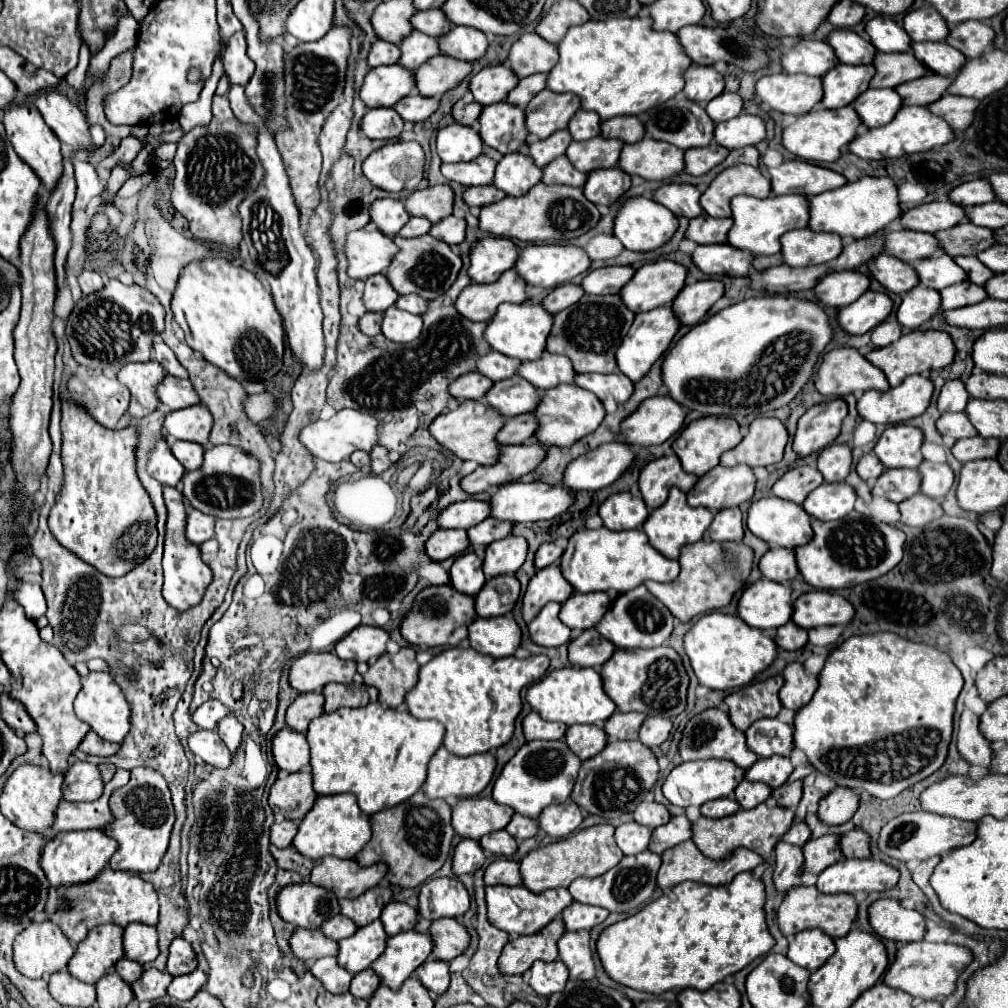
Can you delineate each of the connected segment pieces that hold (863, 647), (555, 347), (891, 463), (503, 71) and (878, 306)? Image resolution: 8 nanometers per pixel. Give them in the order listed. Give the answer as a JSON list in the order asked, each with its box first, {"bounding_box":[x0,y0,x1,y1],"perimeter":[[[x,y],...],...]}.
[{"bounding_box":[794,633,964,799],"perimeter":[[[874,633],[874,635],[850,637],[830,653],[830,657],[828,657],[828,661],[826,661],[826,665],[824,665],[824,669],[820,673],[820,685],[818,685],[814,697],[810,699],[810,703],[804,709],[796,711],[796,717],[794,717],[794,747],[802,749],[806,753],[806,757],[808,757],[808,763],[818,773],[830,777],[836,785],[848,787],[848,789],[854,789],[854,791],[868,791],[876,799],[892,799],[900,791],[912,787],[914,783],[926,779],[928,775],[932,775],[934,771],[938,771],[942,767],[942,763],[944,763],[944,759],[948,755],[950,739],[952,739],[954,703],[956,703],[956,697],[962,691],[962,685],[964,685],[964,679],[962,679],[960,671],[956,669],[956,665],[952,663],[952,659],[946,653],[938,651],[936,647],[932,647],[932,645],[914,643],[914,641],[908,641],[908,639],[904,639],[904,637],[896,635],[896,633]]]},{"bounding_box":[546,295,634,373],"perimeter":[[[584,295],[576,305],[552,315],[552,331],[548,335],[546,351],[566,355],[572,359],[576,373],[614,373],[616,349],[634,321],[634,313],[624,307],[618,295]]]},{"bounding_box":[874,423,920,467],"perimeter":[[[900,423],[890,425],[878,439],[874,453],[884,467],[918,467],[920,457],[920,429]]]},{"bounding_box":[470,65,518,107],"perimeter":[[[490,65],[470,79],[470,91],[474,95],[474,101],[486,107],[504,101],[506,95],[516,87],[516,83],[518,77],[512,73],[510,67]]]},{"bounding_box":[836,291,892,335],"perimeter":[[[866,291],[848,307],[838,309],[836,321],[850,335],[862,335],[880,325],[892,311],[892,299],[886,293]]]}]

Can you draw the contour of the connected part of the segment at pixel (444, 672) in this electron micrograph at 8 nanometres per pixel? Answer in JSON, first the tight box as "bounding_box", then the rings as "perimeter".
{"bounding_box":[404,647,548,755],"perimeter":[[[450,647],[420,667],[418,683],[406,693],[404,703],[414,717],[436,719],[446,727],[444,747],[452,755],[484,753],[510,741],[514,721],[522,709],[522,687],[542,679],[548,665],[546,655],[492,659],[474,649]]]}

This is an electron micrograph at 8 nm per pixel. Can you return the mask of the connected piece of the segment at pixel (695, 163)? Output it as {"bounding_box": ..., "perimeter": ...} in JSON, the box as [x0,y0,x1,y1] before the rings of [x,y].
{"bounding_box":[684,141,728,175],"perimeter":[[[716,141],[706,147],[696,147],[688,149],[684,153],[684,173],[688,175],[704,175],[718,163],[722,163],[728,157],[728,149],[720,147]]]}

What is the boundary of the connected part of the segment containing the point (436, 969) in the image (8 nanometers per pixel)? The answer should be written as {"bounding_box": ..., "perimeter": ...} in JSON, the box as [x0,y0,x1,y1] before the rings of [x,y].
{"bounding_box":[414,959,450,995],"perimeter":[[[428,959],[424,961],[424,965],[420,965],[420,969],[414,971],[414,977],[418,977],[428,991],[440,995],[448,989],[448,983],[450,983],[448,963],[438,959]]]}

